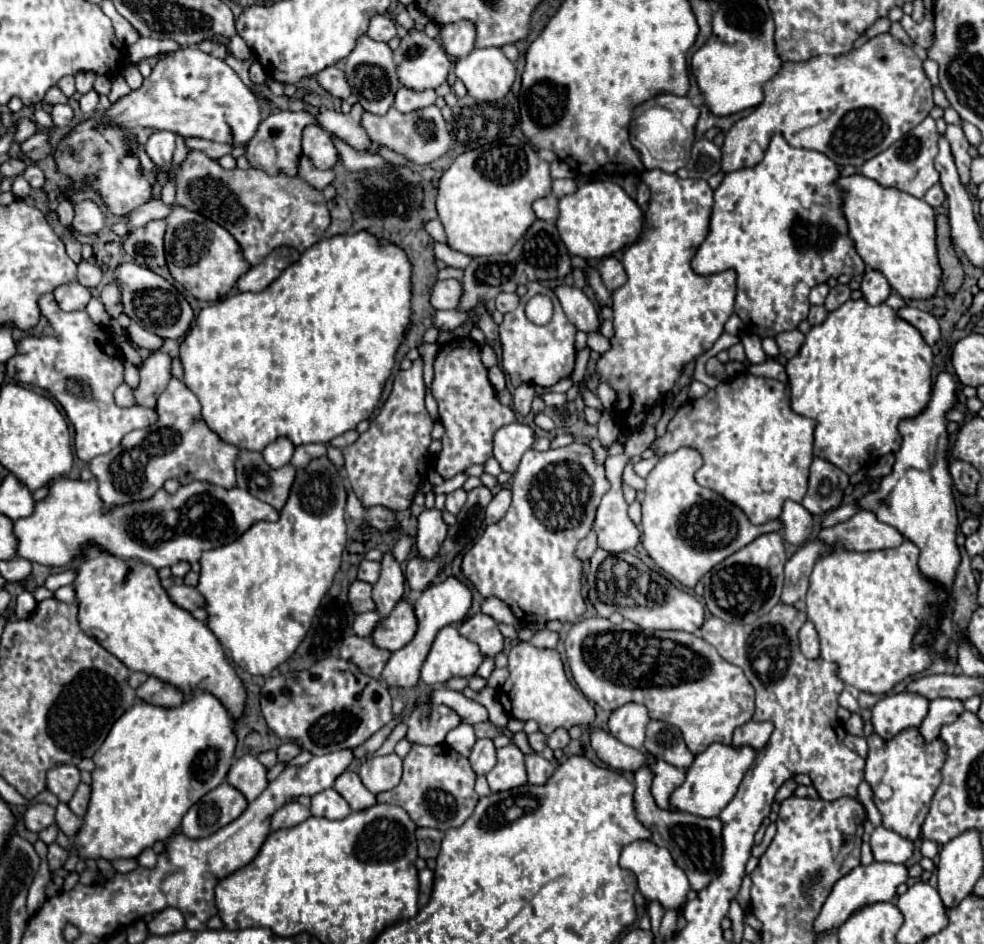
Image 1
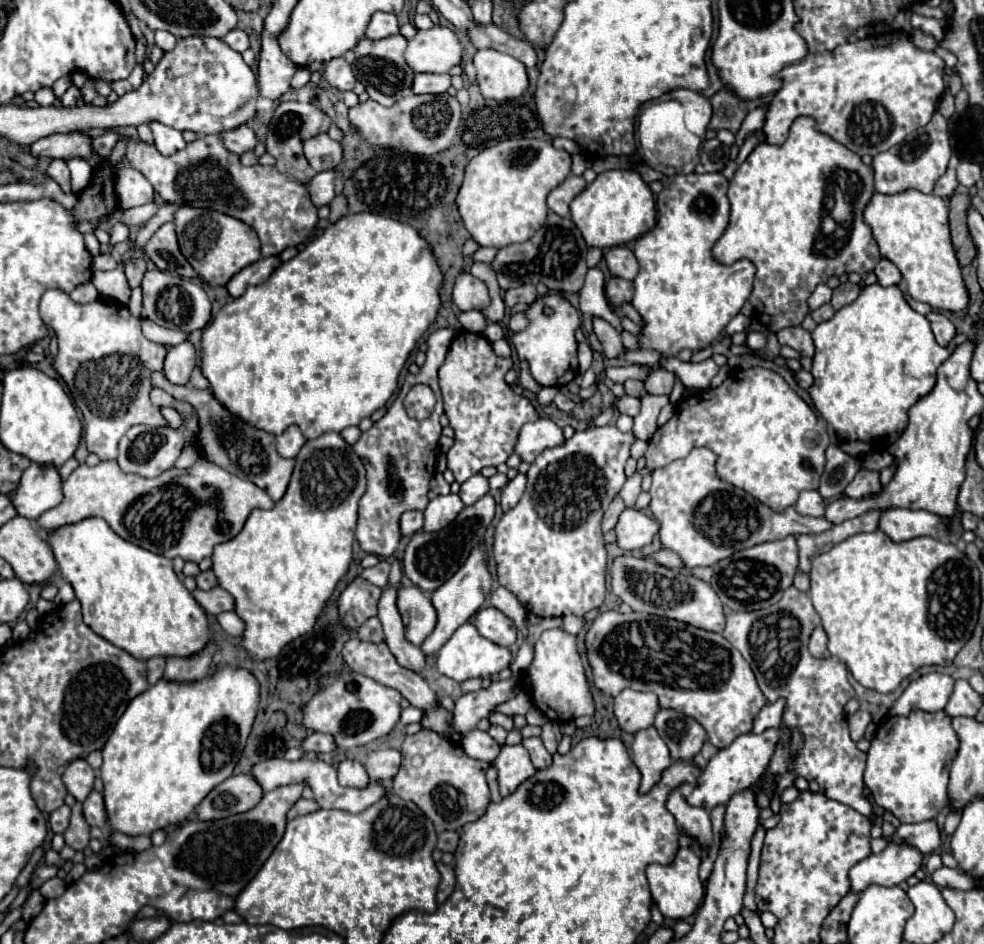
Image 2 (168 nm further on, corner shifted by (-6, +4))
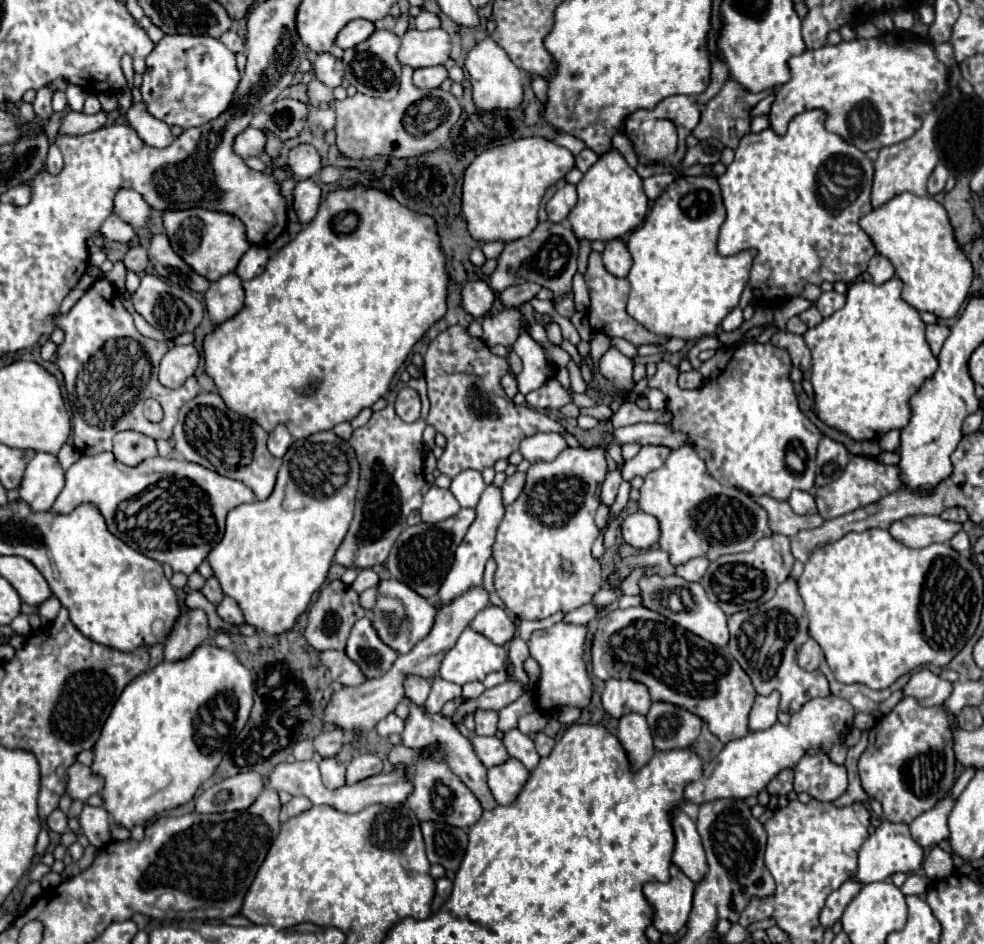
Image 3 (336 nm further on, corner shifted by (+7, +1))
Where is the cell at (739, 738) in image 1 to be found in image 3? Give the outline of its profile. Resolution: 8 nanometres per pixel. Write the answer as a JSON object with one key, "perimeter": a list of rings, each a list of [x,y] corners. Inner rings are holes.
{"perimeter":[[[770,693],[766,697],[758,695],[754,705],[752,705],[752,711],[750,711],[748,729],[750,731],[764,731],[764,729],[772,727],[776,723],[778,703],[780,703],[780,695],[778,693]]]}

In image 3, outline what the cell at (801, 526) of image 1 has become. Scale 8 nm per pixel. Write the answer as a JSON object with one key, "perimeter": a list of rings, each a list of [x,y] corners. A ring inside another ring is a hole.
{"perimeter":[[[792,491],[788,503],[794,509],[794,513],[798,513],[798,515],[812,515],[812,513],[816,513],[814,497],[810,493],[806,493],[806,491]]]}

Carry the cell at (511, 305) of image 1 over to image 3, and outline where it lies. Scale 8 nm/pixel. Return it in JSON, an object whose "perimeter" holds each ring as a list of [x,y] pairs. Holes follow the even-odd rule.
{"perimeter":[[[522,283],[522,285],[516,285],[516,287],[508,287],[500,293],[500,303],[504,307],[518,309],[522,303],[530,301],[538,293],[538,289],[540,289],[540,285],[532,285],[532,283]]]}

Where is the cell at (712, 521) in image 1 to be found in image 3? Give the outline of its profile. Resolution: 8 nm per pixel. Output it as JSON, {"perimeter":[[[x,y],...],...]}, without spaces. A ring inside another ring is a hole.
{"perimeter":[[[690,445],[674,449],[666,463],[650,471],[640,487],[638,505],[644,513],[650,513],[660,523],[658,545],[670,555],[672,565],[686,563],[694,557],[716,557],[728,553],[750,551],[762,537],[770,537],[768,513],[750,495],[736,487],[720,485],[708,471],[704,461]]]}

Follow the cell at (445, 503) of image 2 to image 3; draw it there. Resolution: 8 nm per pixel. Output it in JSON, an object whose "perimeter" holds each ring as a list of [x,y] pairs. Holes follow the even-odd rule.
{"perimeter":[[[432,485],[424,495],[424,503],[420,507],[420,517],[424,523],[438,523],[444,521],[460,511],[458,501],[452,497],[448,489],[440,489]]]}

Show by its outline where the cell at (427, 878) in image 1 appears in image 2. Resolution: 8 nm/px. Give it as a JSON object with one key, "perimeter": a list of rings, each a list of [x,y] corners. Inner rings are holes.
{"perimeter":[[[437,864],[437,870],[441,872],[441,884],[439,884],[439,892],[437,892],[437,902],[441,904],[455,890],[455,872],[453,872],[453,866],[447,866],[447,864]]]}

